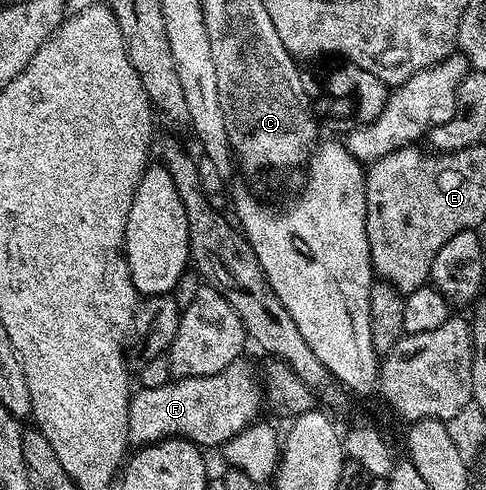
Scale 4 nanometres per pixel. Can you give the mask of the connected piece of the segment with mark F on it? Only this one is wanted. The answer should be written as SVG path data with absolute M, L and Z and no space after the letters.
M245 360L231 362L223 374L176 378L148 384L131 395L128 403L128 437L136 444L151 444L169 436L214 438L224 442L261 417L262 386Z

